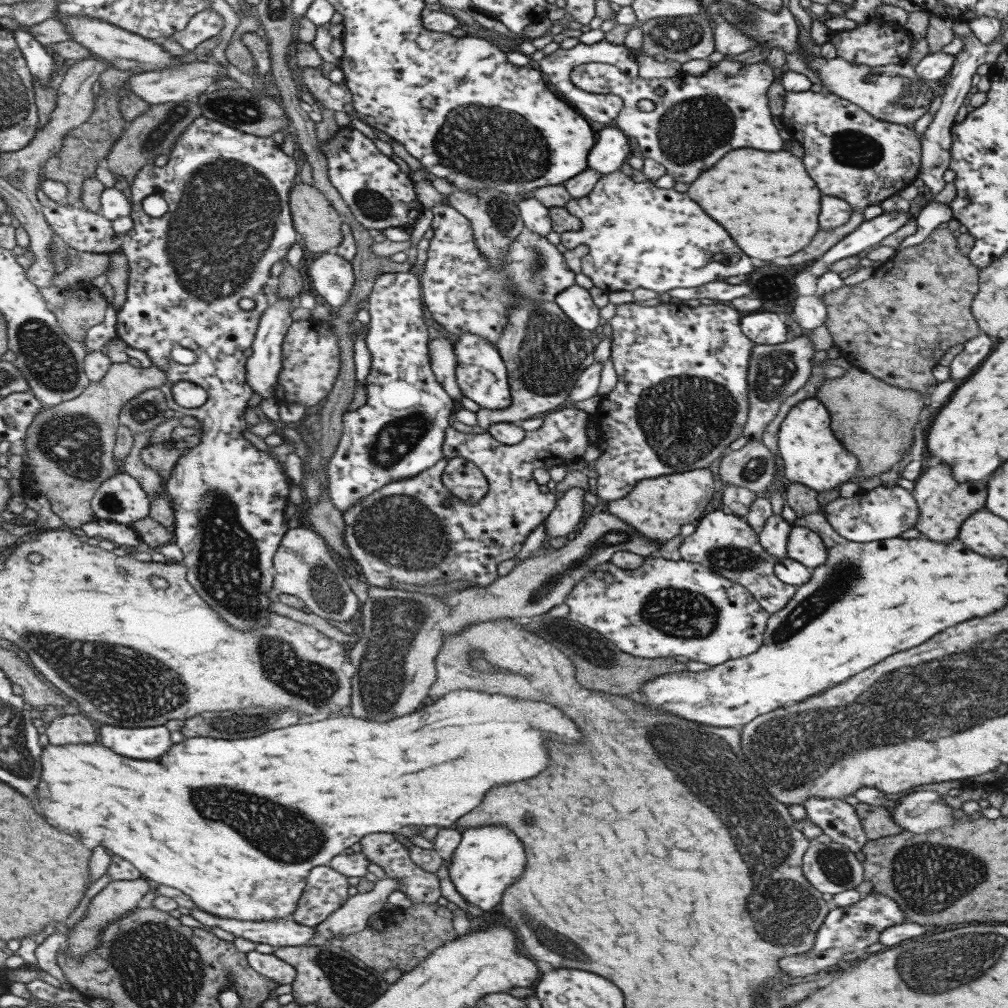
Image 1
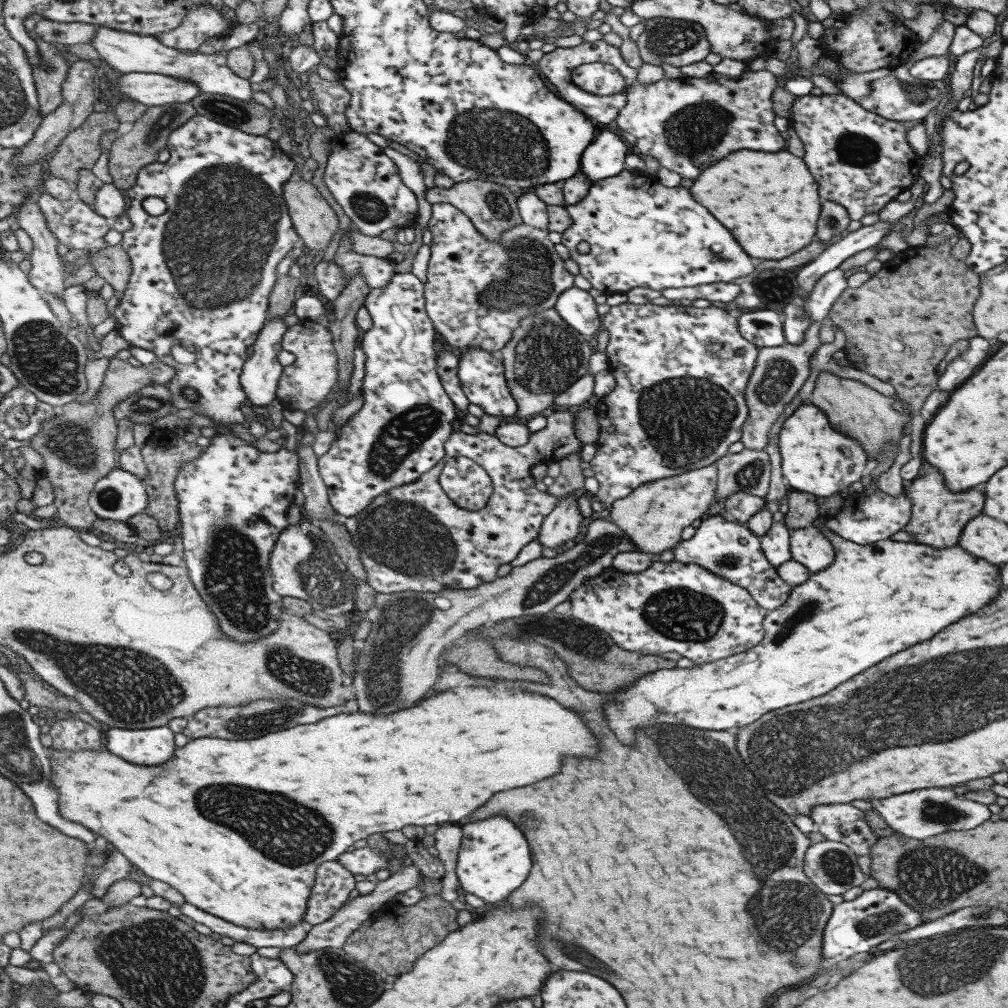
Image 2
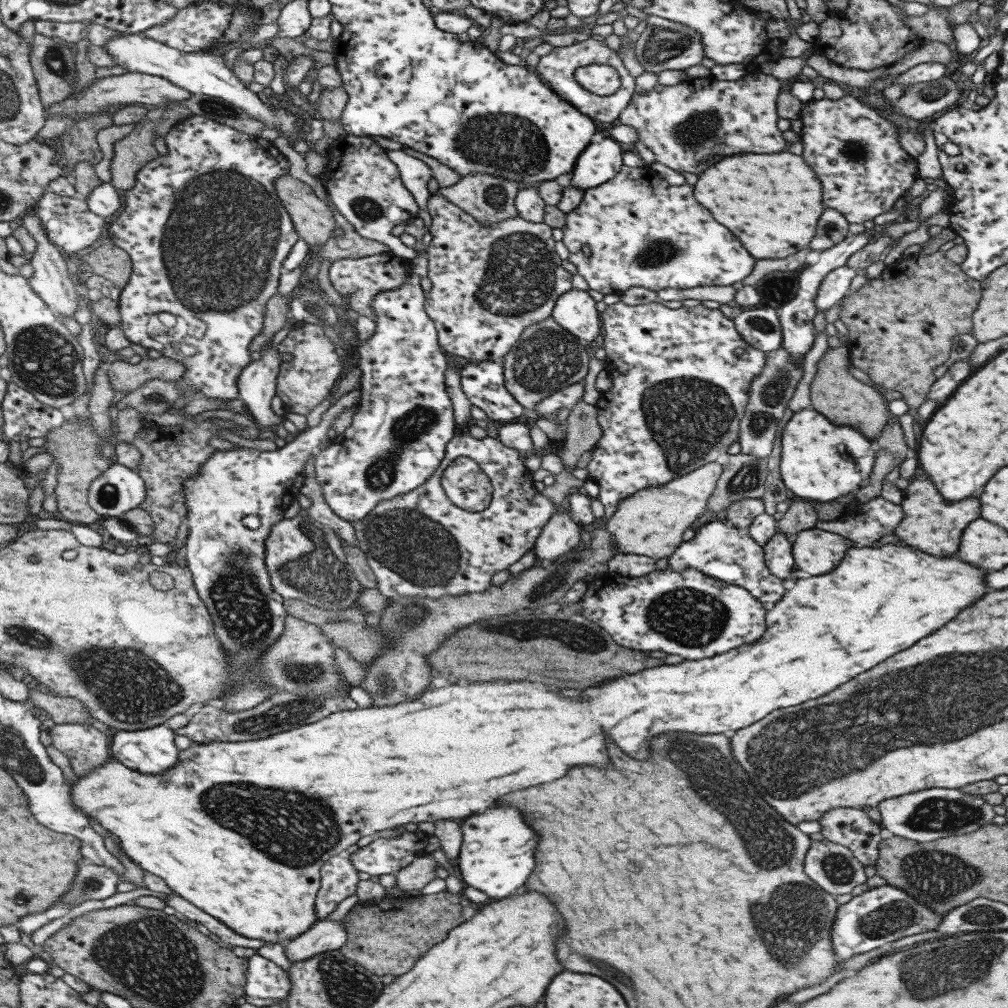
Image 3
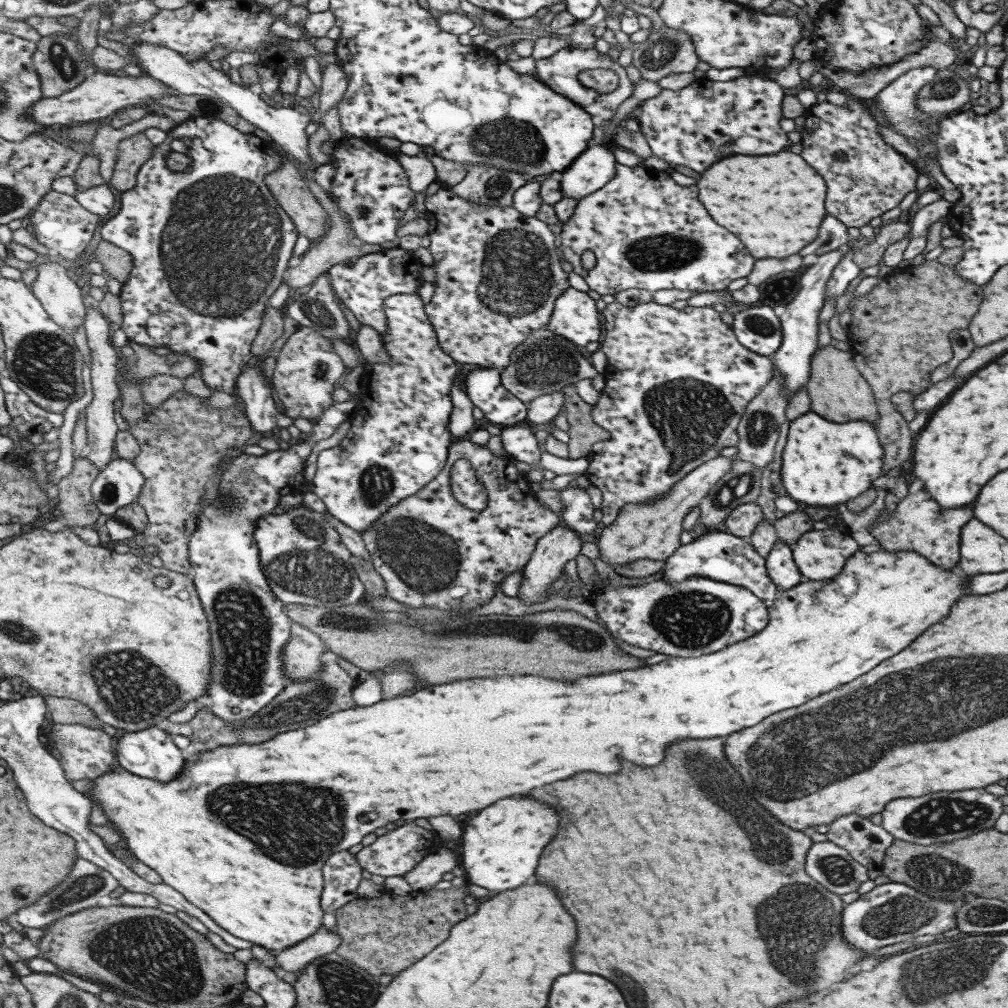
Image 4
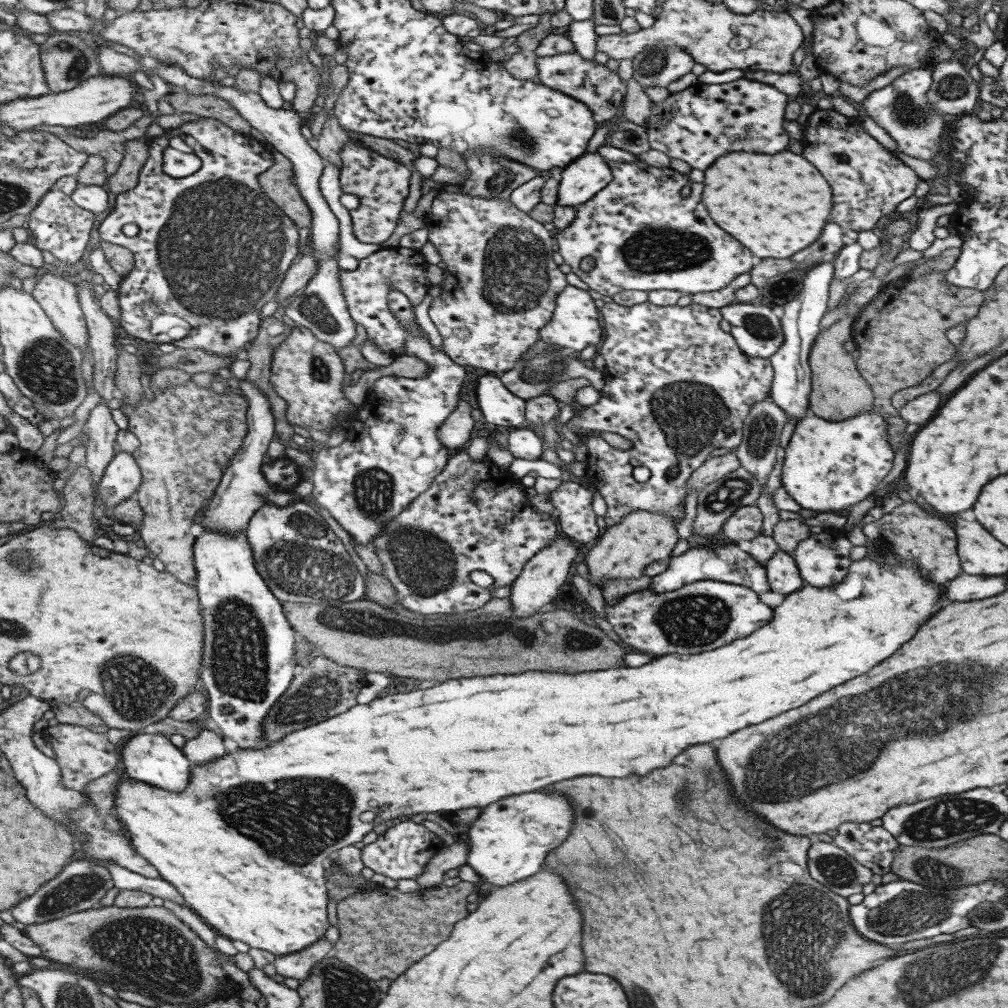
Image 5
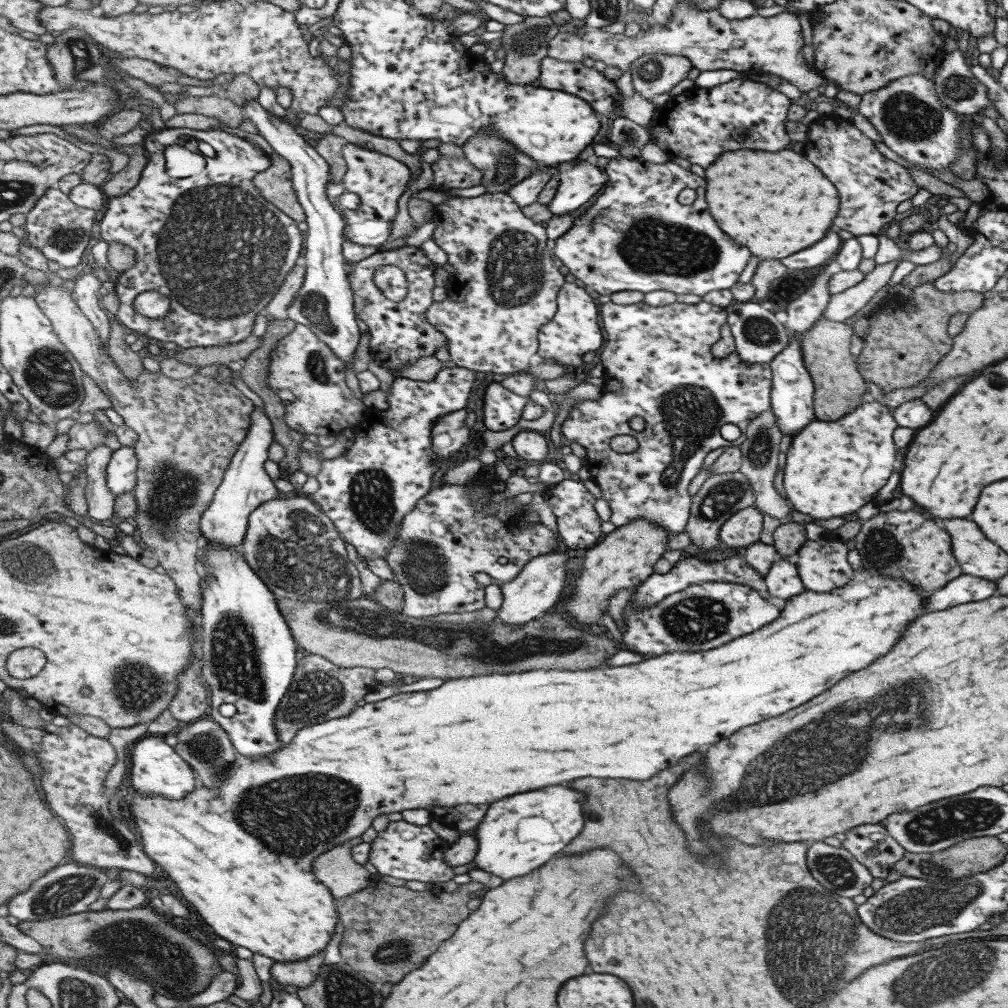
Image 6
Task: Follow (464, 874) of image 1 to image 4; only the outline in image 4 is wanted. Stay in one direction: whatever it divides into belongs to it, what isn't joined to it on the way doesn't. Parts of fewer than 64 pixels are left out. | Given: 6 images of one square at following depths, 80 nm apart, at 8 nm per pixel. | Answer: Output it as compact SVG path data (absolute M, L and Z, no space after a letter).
M503 798L466 821L462 829L461 864L466 882L497 895L521 886L535 870L541 848L553 838L557 814L543 802L529 798Z

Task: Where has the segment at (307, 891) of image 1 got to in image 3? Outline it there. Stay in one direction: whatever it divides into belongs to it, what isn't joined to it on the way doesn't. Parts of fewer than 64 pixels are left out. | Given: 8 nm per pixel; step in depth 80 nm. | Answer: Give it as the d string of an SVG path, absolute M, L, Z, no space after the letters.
M346 854L329 858L320 867L320 885L315 896L315 916L325 919L332 913L339 902L356 893L359 882L357 871L353 869Z

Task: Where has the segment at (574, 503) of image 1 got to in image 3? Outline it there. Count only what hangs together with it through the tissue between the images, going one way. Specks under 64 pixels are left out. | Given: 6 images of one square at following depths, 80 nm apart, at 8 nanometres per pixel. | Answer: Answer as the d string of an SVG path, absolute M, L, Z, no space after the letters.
M566 505L558 507L547 522L544 522L535 539L532 548L535 553L533 565L542 567L571 552L571 548L575 548L579 542L580 528L581 526L571 518Z

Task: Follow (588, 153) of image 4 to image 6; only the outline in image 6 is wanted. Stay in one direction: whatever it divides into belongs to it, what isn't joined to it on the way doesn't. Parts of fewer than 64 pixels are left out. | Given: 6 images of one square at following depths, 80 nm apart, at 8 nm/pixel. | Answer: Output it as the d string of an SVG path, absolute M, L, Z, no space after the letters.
M580 160L558 170L558 185L553 198L546 204L553 215L569 213L585 204L601 186L606 184L607 175L602 162L590 164Z

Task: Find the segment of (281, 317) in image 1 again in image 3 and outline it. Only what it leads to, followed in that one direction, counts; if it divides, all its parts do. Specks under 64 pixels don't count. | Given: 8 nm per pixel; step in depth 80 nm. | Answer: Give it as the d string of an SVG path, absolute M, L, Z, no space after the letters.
M267 343L264 351L260 353L259 360L249 362L247 367L243 367L236 381L237 396L243 400L246 406L248 417L252 419L257 427L276 427L285 420L284 416L275 416L269 409L269 402L274 398L275 379L277 379L277 371L279 371L279 356L276 347Z

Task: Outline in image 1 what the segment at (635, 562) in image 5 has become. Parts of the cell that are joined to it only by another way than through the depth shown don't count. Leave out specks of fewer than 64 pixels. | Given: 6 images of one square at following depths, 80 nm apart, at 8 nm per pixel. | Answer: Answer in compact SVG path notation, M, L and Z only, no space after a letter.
M707 468L683 471L682 473L666 474L655 478L644 478L637 481L629 494L607 503L606 512L620 518L632 526L636 533L655 541L661 546L673 536L679 534L679 528L685 523L694 524L709 509L708 501L713 493L713 474Z

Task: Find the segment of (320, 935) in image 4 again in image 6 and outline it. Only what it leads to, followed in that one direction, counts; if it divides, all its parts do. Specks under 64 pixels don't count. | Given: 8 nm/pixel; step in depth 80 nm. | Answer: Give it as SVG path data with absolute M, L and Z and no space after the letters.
M324 951L302 958L301 962L274 962L270 968L270 975L283 985L289 984L296 988L305 988L313 982L319 974L323 963Z

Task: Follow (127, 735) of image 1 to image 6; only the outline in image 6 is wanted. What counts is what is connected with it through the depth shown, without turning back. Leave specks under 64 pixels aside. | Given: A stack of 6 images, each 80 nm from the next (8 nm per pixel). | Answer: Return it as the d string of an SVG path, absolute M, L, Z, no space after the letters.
M147 734L141 737L129 750L129 760L131 760L131 768L129 768L129 776L131 777L131 784L135 791L144 797L163 797L166 799L173 799L176 801L182 800L197 786L195 780L195 772L182 759L174 747L165 743L162 736Z

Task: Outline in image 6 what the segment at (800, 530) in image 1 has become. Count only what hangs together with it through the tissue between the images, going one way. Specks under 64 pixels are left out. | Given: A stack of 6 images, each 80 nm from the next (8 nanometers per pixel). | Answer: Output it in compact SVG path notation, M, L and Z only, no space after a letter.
M806 539L792 560L804 588L828 593L845 585L852 575L845 559L847 551L845 543L837 539Z

